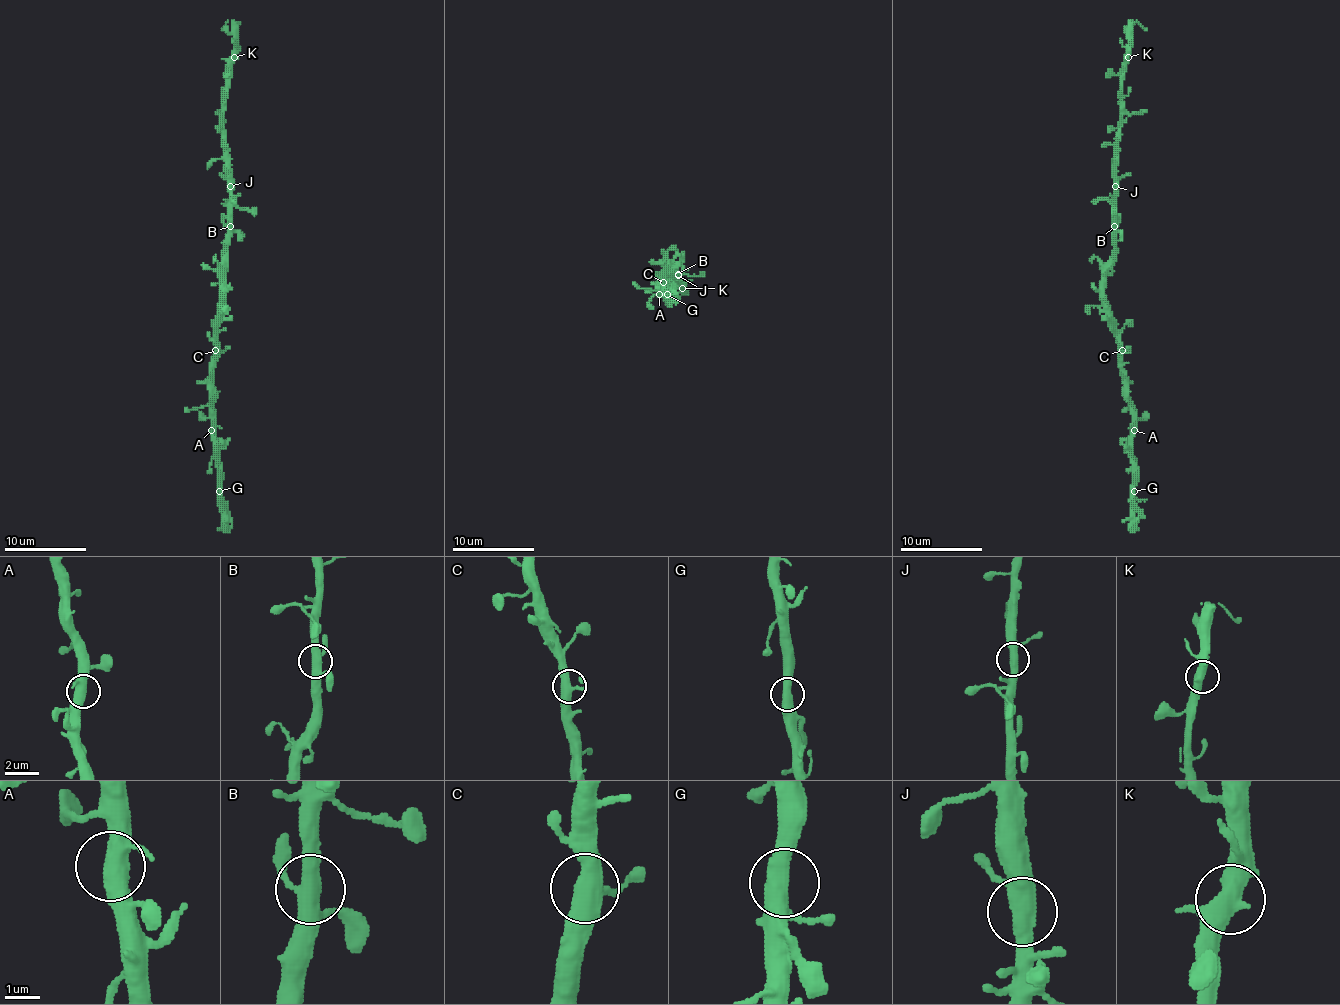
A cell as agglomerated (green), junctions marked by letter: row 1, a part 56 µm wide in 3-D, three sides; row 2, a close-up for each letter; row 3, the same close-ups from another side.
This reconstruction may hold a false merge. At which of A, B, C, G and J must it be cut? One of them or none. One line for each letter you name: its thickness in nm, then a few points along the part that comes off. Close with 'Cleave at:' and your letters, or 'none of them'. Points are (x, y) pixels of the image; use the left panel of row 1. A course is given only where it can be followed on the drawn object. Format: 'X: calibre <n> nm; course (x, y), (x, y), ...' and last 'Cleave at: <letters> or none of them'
Cleave at: none of them

